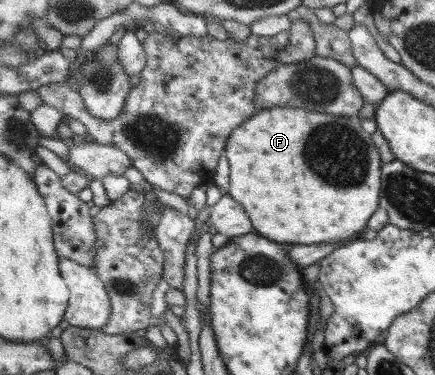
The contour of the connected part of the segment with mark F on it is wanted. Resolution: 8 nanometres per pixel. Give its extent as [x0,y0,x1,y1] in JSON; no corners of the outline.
[225,108,382,244]

